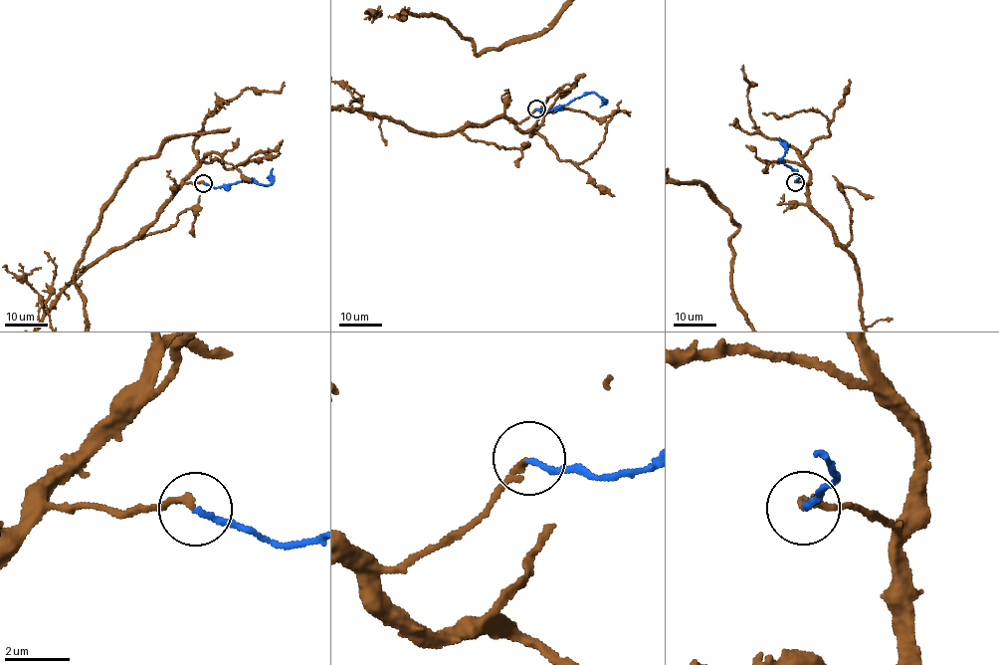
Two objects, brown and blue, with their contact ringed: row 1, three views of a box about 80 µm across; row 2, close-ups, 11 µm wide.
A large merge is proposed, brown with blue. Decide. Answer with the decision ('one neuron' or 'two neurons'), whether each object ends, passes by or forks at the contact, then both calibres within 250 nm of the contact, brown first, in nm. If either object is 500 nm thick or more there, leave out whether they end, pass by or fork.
one neuron; brown ends there; blue ends there; 190 nm thick on the brown side, 150 nm on the other

